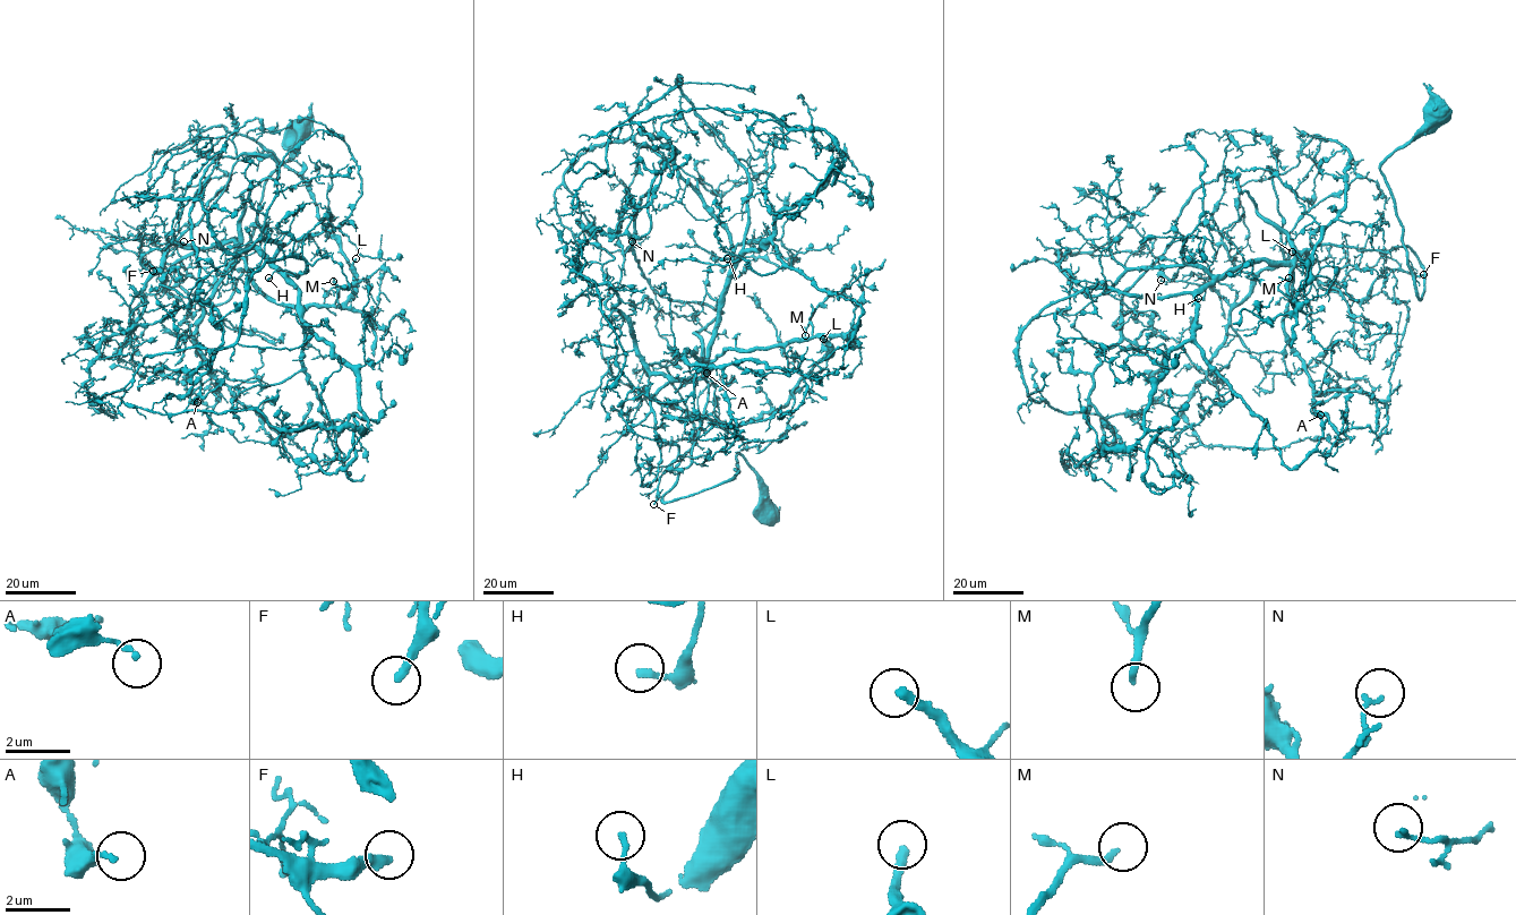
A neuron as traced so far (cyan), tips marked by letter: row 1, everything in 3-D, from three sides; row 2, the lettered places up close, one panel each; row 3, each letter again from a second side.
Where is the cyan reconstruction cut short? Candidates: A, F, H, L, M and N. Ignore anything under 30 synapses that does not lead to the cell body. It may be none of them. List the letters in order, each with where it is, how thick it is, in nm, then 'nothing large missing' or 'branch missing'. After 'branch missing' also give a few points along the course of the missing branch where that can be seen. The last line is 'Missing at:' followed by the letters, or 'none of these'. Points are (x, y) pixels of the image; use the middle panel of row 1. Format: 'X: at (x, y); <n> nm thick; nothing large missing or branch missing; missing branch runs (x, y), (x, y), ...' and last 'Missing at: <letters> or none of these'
A: at (707, 373); 150 nm thick; nothing large missing
F: at (653, 504); 280 nm thick; nothing large missing
H: at (727, 258); 150 nm thick; nothing large missing
L: at (823, 339); 280 nm thick; branch missing; missing branch runs (823, 339), (824, 325), (820, 313), (815, 313), (822, 313), (810, 322), (803, 321)
M: at (805, 335); 200 nm thick; branch missing; missing branch runs (805, 335), (806, 347), (795, 365), (748, 394), (746, 404)
N: at (632, 241); 150 nm thick; nothing large missing
Missing at: L, M

